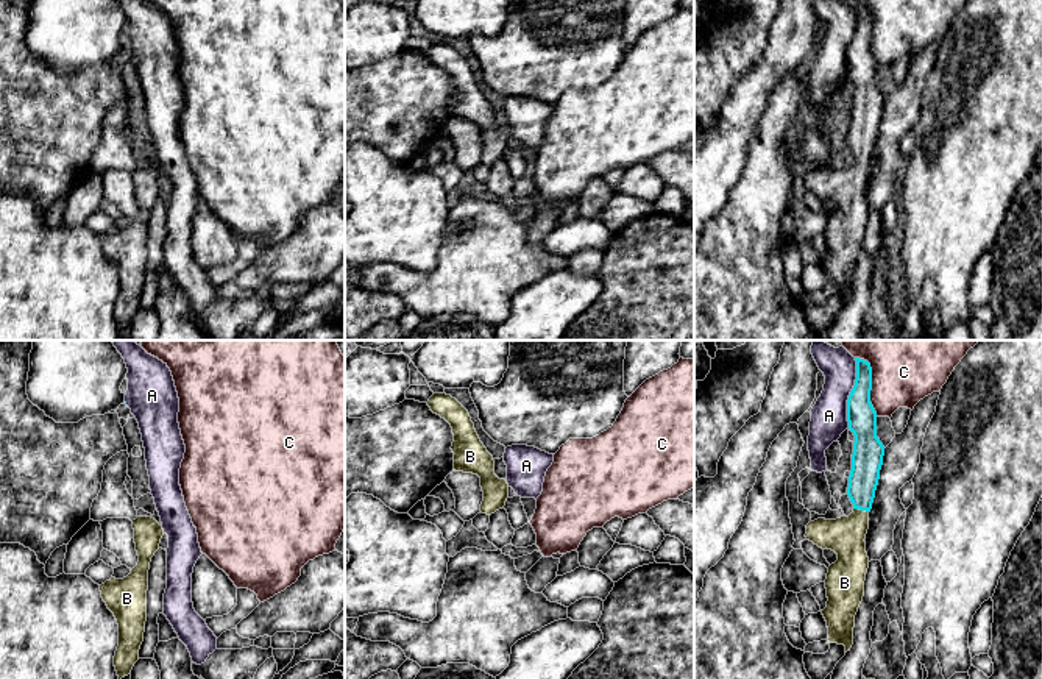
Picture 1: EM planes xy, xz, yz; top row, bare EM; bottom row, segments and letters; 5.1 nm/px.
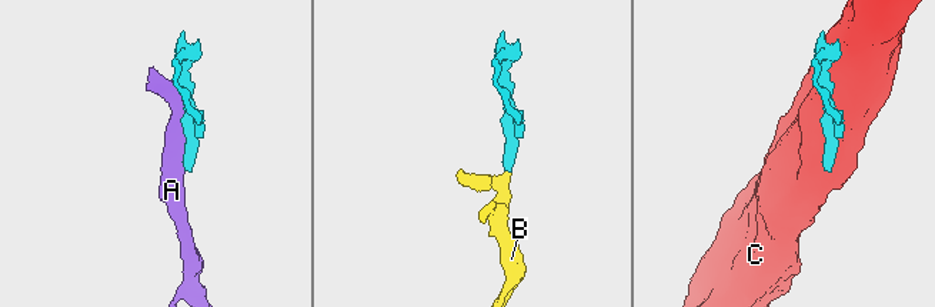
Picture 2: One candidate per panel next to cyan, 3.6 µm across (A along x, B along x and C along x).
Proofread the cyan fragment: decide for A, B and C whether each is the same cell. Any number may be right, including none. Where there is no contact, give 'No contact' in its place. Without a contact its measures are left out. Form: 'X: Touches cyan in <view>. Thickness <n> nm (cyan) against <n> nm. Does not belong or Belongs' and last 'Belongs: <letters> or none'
A: Touches cyan in yz. Thickness 150 nm (cyan) against 190 nm. Does not belong
B: Touches cyan in yz. Thickness 160 nm (cyan) against 200 nm. Belongs
C: Touches cyan in yz. Thickness 150 nm (cyan) against 300 nm. Does not belong
Belongs: B

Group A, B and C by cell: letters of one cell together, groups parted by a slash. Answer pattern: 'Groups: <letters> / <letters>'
Groups: A / B / C

